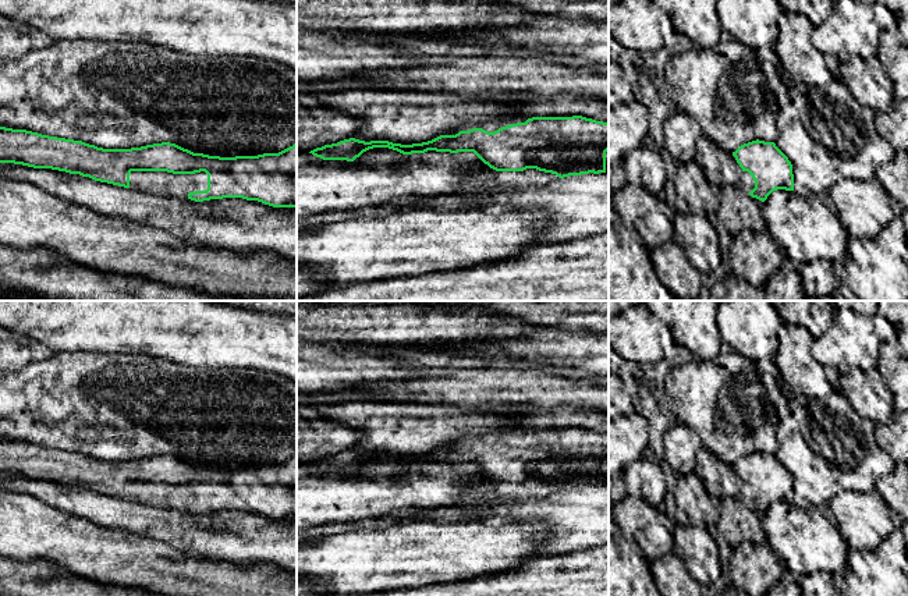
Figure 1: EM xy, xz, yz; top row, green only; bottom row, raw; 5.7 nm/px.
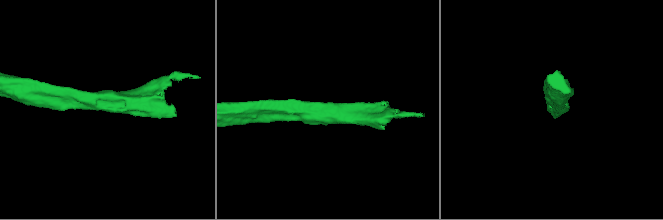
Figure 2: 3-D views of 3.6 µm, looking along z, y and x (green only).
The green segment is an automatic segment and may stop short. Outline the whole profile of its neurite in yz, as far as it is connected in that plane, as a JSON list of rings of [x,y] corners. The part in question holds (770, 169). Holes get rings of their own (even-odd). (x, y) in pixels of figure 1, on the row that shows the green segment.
[[[752,141],[733,152],[742,168],[739,188],[762,202],[776,189],[794,191],[792,164],[774,142]]]

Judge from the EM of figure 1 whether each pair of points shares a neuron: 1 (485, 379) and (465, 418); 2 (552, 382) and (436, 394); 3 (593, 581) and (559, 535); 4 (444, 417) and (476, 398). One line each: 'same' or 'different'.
1: different
2: same
3: different
4: different

